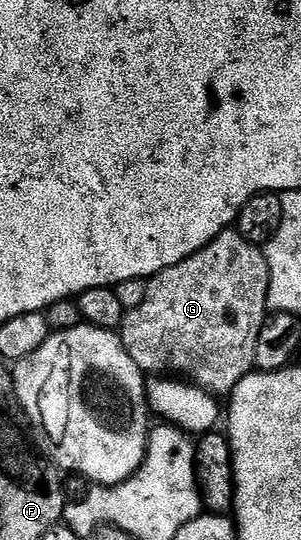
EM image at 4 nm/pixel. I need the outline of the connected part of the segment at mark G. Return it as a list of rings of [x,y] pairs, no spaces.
[[[230,227],[224,229],[214,241],[207,243],[207,247],[203,247],[199,251],[195,251],[195,255],[191,255],[187,259],[159,271],[154,277],[148,278],[148,282],[147,299],[143,299],[143,303],[139,303],[139,307],[126,312],[119,330],[119,336],[127,355],[131,355],[131,359],[135,359],[137,366],[146,375],[165,375],[168,373],[180,375],[182,378],[188,379],[192,384],[198,385],[200,389],[206,389],[208,393],[214,395],[222,395],[221,393],[225,393],[224,395],[232,394],[234,387],[247,374],[254,372],[255,346],[259,343],[259,331],[263,331],[263,323],[269,313],[269,304],[267,303],[269,268],[267,267],[267,259],[262,246],[247,243],[247,239],[243,239],[243,235],[239,235],[236,228]]]

